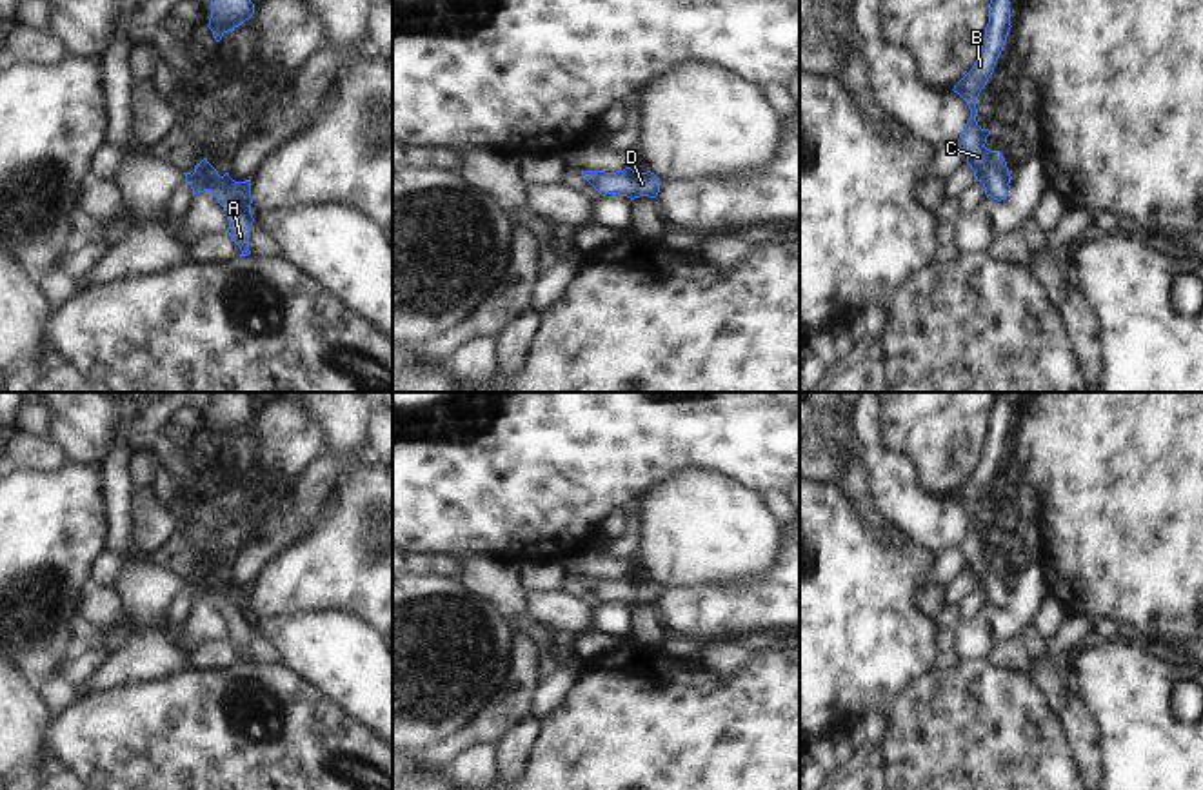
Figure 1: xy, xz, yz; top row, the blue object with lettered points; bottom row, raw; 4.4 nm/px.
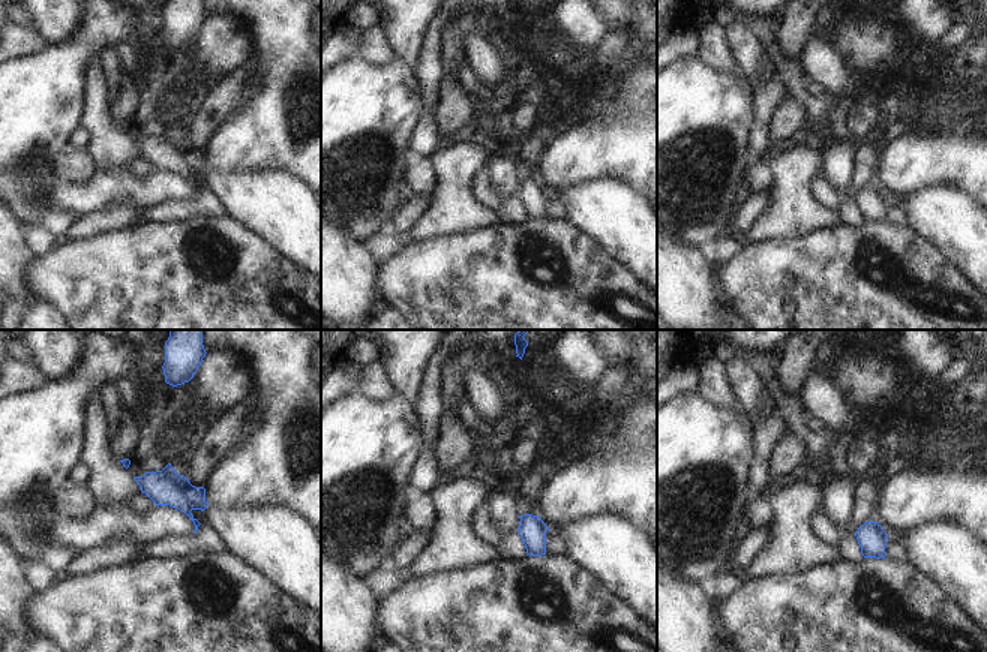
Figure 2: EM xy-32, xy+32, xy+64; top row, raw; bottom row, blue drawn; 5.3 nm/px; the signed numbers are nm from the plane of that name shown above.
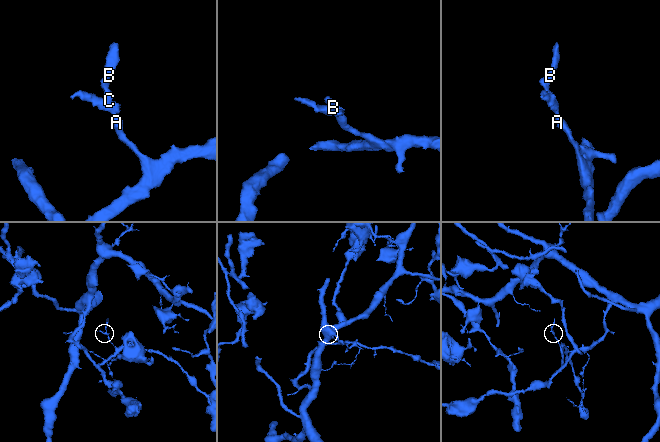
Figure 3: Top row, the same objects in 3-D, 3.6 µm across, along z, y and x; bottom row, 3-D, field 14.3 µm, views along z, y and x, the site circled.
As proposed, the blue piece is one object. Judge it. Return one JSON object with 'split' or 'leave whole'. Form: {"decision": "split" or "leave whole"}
{"decision": "leave whole"}

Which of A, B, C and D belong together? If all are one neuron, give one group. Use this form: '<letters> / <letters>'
A B C D

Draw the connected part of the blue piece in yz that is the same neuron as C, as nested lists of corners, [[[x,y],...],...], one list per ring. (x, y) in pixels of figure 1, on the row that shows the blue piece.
[[[990,0],[989,24],[981,40],[981,51],[972,69],[952,89],[970,109],[970,118],[961,134],[967,163],[974,171],[976,180],[983,183],[985,194],[998,202],[1007,198],[1012,176],[1001,153],[985,147],[990,131],[978,125],[976,102],[994,73],[1010,27],[1009,0]]]

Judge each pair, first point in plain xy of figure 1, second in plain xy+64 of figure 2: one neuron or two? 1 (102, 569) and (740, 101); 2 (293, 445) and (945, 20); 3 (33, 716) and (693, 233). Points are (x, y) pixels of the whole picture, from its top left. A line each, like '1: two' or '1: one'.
1: two
2: one
3: two

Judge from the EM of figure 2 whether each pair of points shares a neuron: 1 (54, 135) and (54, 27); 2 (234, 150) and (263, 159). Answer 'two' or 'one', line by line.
1: two
2: one

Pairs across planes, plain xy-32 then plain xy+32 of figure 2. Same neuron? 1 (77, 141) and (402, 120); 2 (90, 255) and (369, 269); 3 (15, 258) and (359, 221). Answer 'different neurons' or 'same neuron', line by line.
1: different neurons
2: different neurons
3: different neurons

